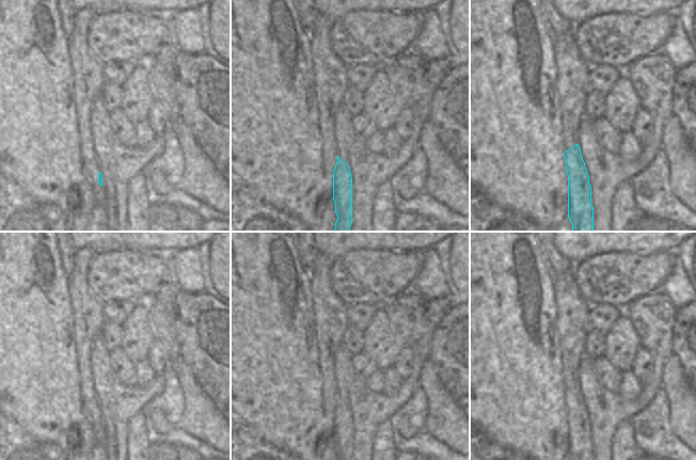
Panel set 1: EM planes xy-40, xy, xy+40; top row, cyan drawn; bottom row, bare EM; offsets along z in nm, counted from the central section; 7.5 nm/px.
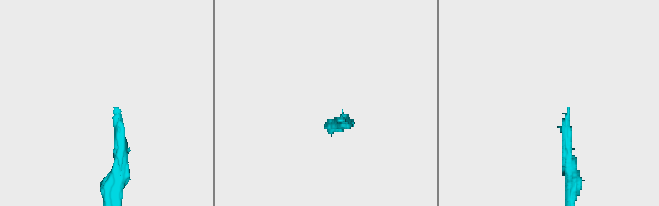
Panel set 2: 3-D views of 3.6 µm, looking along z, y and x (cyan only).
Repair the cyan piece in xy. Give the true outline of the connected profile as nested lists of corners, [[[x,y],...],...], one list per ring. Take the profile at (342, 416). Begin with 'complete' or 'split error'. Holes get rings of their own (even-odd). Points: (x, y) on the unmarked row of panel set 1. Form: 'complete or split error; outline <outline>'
split error; outline [[[318,253],[310,270],[312,280],[312,301],[314,303],[314,329],[318,348],[318,367],[322,378],[322,403],[326,411],[333,412],[333,440],[336,460],[352,460],[352,414],[348,403],[337,394],[333,359],[338,347],[344,345],[346,329],[350,326],[346,316],[346,305],[337,297],[331,284],[331,265],[333,259]]]

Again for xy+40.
split error; outline [[[571,272],[556,277],[553,288],[568,414],[568,457],[570,460],[594,460],[591,425],[579,384],[579,365],[585,358],[585,339],[590,330],[587,312],[591,305],[581,297]]]

